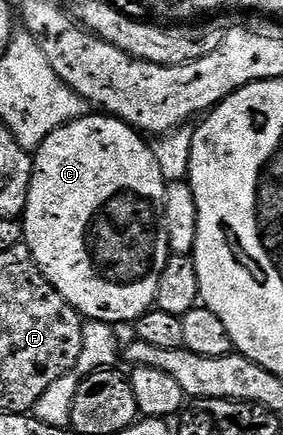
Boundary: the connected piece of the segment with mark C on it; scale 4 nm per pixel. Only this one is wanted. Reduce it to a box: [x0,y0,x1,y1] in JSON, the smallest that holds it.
[22,114,169,326]

